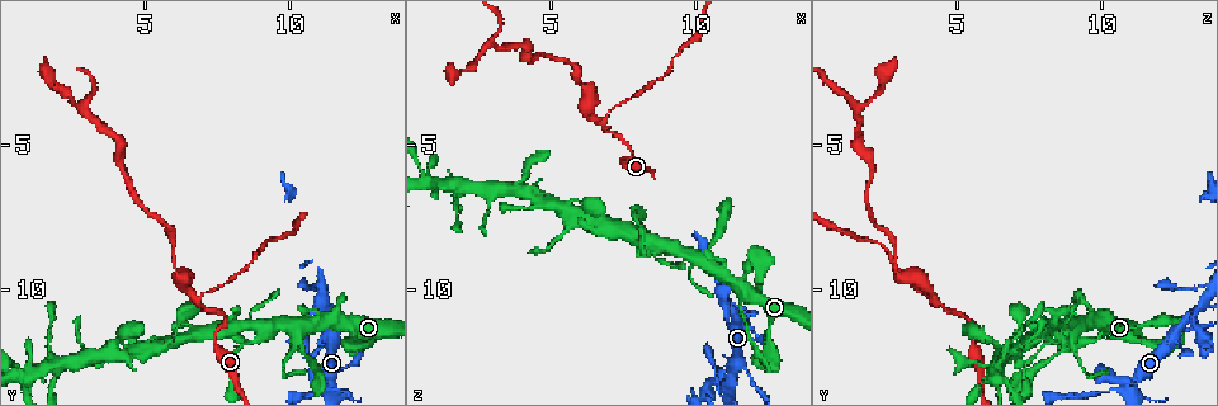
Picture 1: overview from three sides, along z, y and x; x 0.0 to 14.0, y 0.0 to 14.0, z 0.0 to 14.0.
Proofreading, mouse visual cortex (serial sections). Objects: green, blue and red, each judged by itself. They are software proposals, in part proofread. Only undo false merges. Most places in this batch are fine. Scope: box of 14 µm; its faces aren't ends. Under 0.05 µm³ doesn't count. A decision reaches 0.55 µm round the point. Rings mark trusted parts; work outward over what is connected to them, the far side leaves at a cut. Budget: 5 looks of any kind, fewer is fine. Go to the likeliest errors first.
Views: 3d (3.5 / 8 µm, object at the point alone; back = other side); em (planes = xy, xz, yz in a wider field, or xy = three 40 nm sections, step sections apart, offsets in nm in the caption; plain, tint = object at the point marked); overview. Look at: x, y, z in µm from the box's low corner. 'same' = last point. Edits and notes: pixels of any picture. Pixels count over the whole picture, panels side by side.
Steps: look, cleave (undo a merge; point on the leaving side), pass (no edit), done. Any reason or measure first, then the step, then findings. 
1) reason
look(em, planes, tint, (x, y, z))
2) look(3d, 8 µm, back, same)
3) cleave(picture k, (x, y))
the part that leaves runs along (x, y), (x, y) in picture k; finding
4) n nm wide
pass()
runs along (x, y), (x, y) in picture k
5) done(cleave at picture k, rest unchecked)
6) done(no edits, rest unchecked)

look(3d, 8 µm, (6.7, 10.3, 4.2))

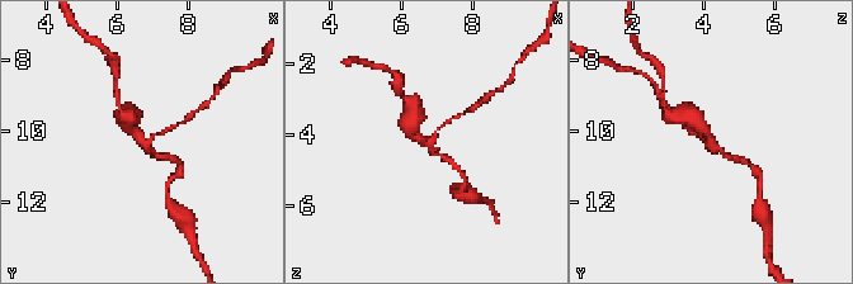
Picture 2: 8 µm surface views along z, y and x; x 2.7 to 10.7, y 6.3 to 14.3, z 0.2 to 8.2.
shape alone is not enough
look(em, xy, step 1, tint, (6.8, 10.3, 4.2))

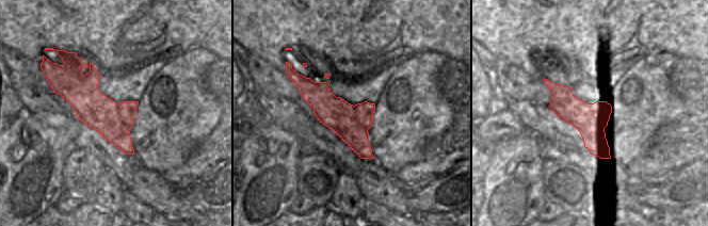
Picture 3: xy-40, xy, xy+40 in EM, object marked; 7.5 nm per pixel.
3 arms
cleave(picture 2, (691, 133))
border along (590, 103), (592, 118), (604, 128) in picture 3; two cells meet here

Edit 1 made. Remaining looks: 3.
abrupt turn
look(3d, 8 µm, (11.1, 10.8, 13.3))

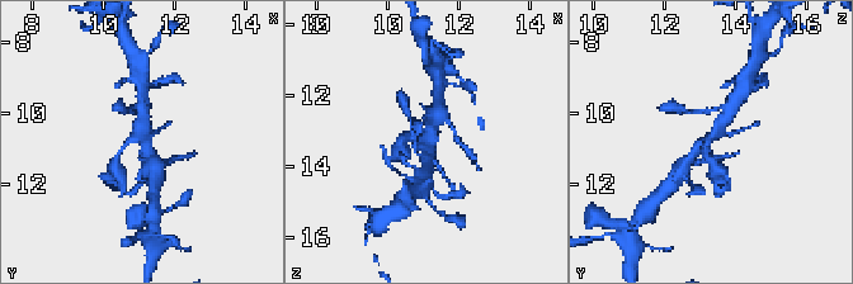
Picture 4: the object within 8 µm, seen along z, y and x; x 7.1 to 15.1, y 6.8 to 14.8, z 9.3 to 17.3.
zoom in
look(3d, 3.5 µm, back, (11.2, 10.6, 13.4))

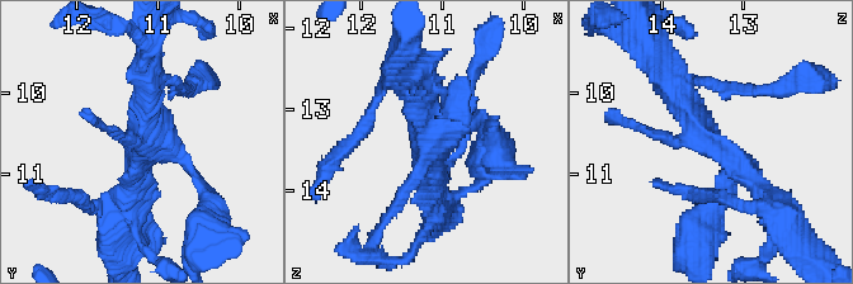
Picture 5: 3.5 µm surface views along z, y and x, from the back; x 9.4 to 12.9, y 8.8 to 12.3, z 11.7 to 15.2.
pass()
runs along (773, 207), (702, 132), (689, 81) in picture 5; all the same cell

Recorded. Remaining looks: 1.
done(cleave at picture 2, rest unchecked)

